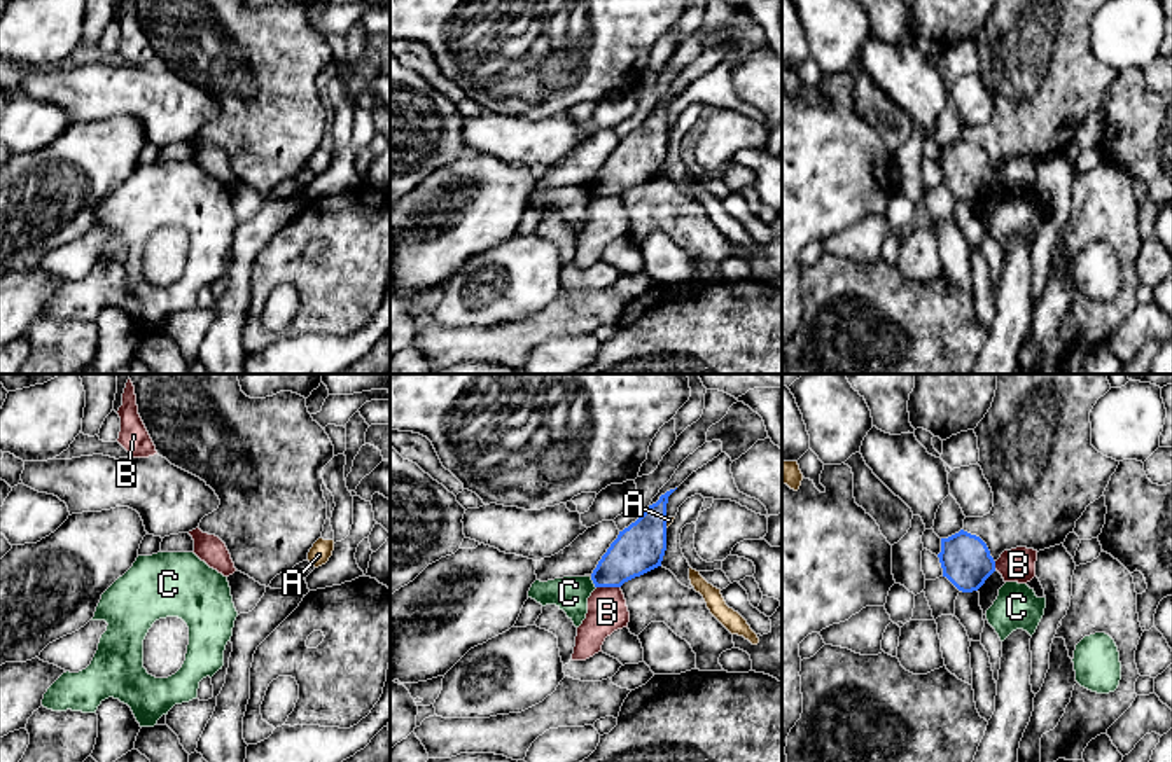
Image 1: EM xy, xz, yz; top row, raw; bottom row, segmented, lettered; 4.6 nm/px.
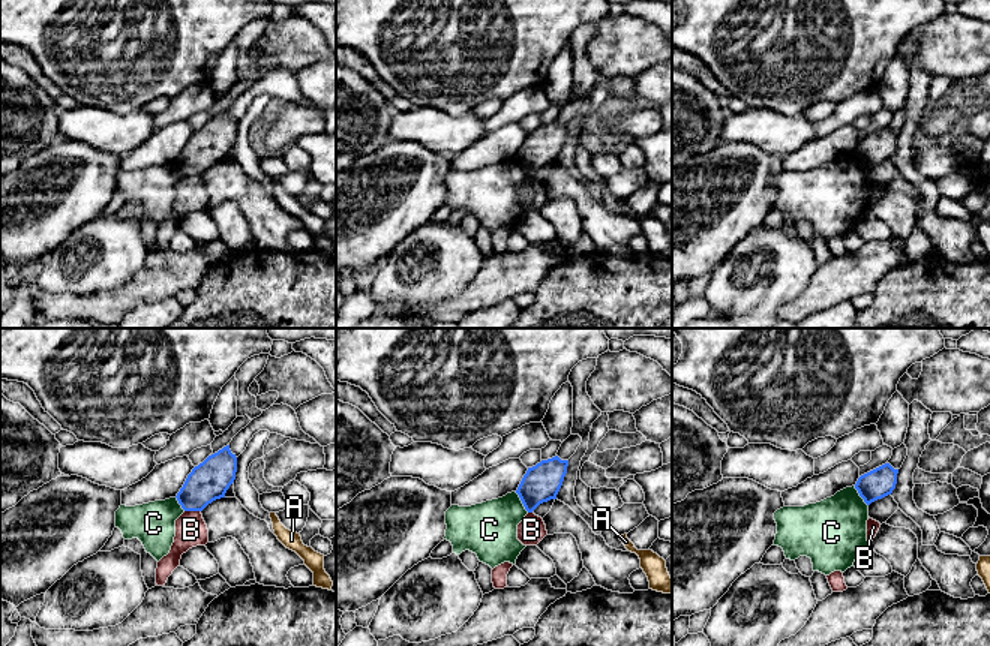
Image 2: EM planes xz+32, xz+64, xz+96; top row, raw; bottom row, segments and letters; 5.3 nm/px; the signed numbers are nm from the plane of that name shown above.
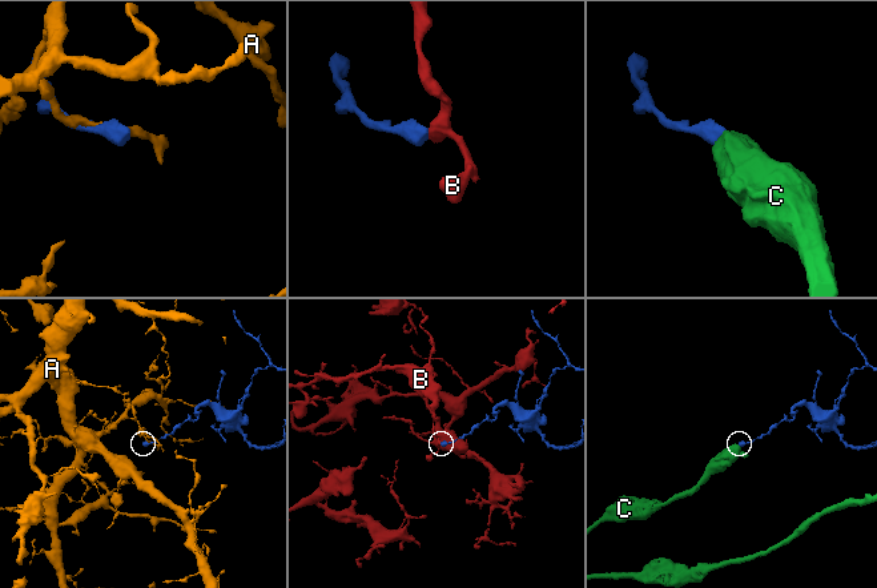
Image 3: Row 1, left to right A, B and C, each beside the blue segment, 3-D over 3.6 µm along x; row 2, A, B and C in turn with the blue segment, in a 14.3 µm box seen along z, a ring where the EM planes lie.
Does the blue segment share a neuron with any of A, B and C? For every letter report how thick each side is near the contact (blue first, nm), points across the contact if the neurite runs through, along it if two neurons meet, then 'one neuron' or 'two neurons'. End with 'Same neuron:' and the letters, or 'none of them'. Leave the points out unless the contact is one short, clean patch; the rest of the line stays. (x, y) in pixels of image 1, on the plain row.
A: 220/30 nm | two neurons
B: 220/190 nm | two neurons
C: 220/160 nm | along xz (590, 186), (595, 196) | two neurons
Same neuron: none of them

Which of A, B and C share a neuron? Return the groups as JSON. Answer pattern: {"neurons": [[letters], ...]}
{"neurons": [["A"], ["B"], ["C"]]}

